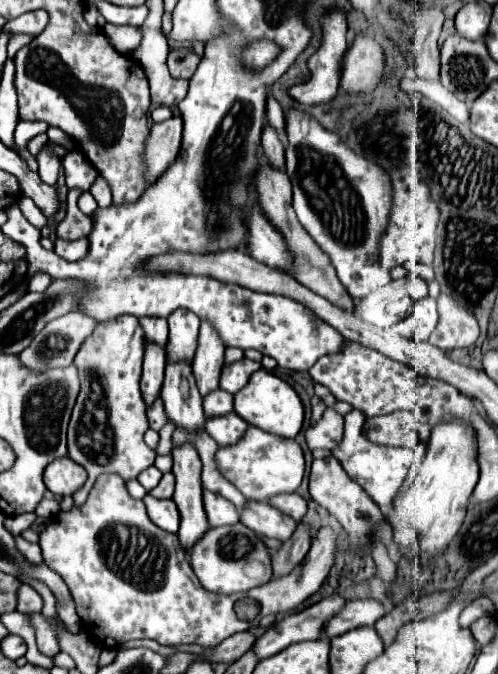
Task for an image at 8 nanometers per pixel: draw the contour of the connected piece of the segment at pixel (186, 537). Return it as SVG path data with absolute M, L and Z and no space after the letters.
M185 442L171 450L173 474L177 478L173 500L181 512L179 540L187 550L191 548L207 530L207 514L203 510L203 486L201 486L201 460L193 444Z

